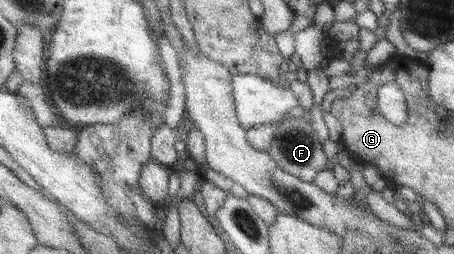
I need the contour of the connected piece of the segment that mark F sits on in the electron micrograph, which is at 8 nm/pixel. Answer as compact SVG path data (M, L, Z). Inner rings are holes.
M302 116L286 118L277 125L269 151L271 156L289 174L313 183L330 162L324 151L324 142L319 140L309 120Z

